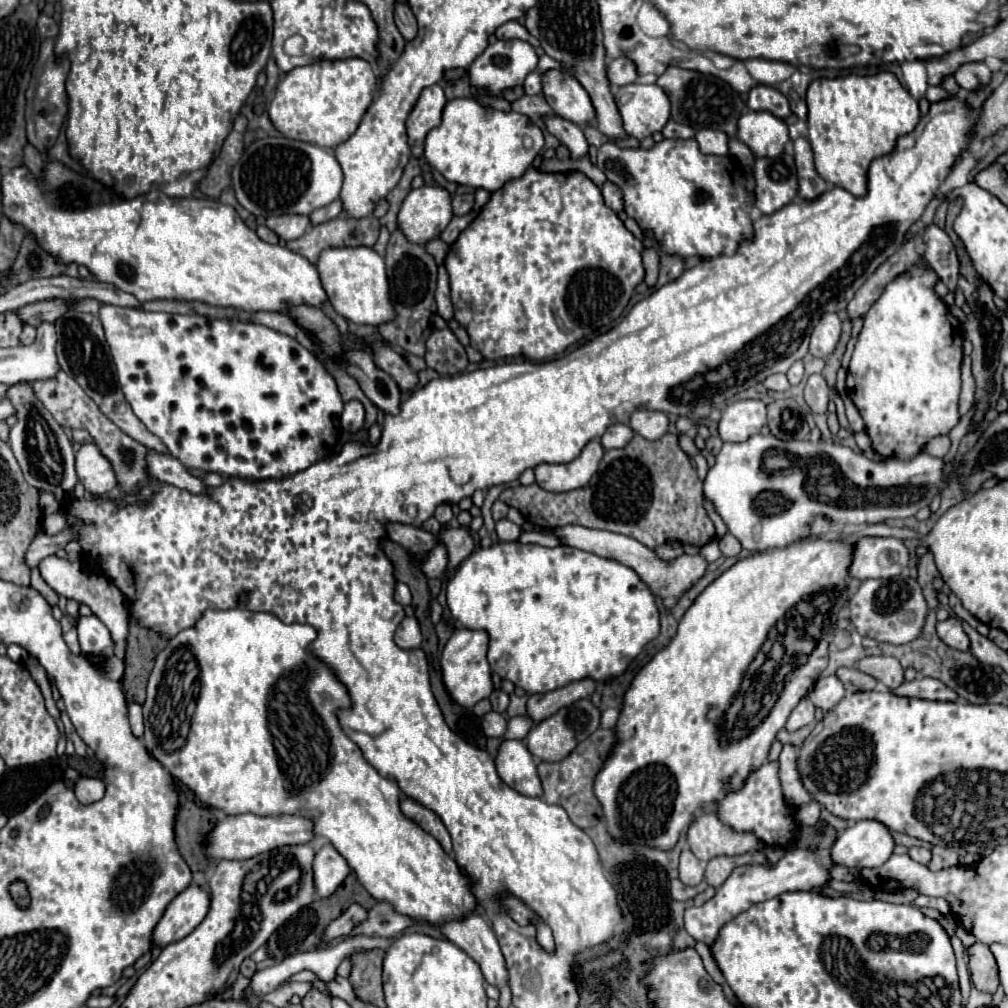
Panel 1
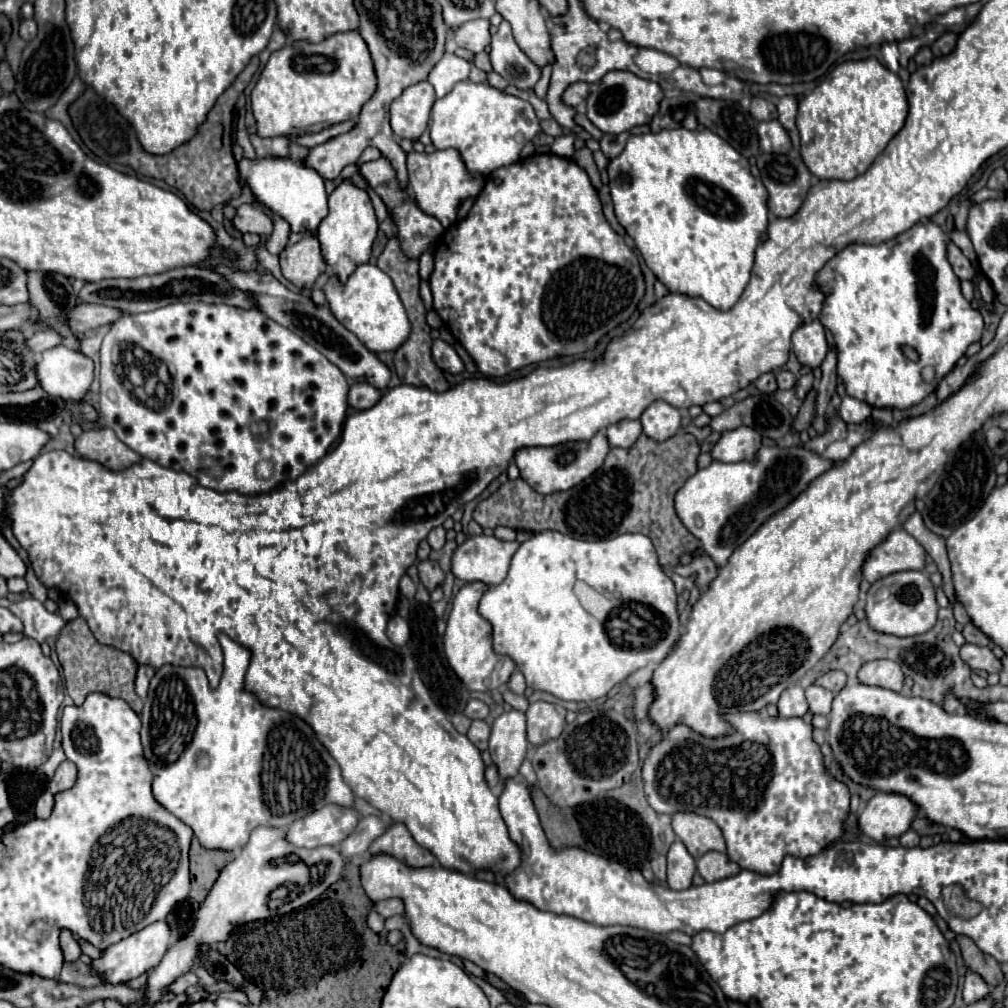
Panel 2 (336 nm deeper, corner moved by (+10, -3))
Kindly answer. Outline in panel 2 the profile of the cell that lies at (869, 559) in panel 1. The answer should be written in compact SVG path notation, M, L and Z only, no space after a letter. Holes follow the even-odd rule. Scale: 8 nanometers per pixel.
M895 529L887 535L887 539L877 545L863 567L863 577L869 583L875 583L891 573L907 571L907 569L923 569L927 551L919 545L905 529Z

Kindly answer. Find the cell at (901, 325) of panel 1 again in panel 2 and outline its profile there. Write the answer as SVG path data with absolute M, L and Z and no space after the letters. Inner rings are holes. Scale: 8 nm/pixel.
M923 219L919 221L915 227L911 227L907 233L901 233L897 239L893 241L887 241L887 243L879 243L879 245L863 245L863 243L853 243L849 247L845 247L843 251L839 251L815 277L815 285L821 293L825 293L825 299L823 299L823 307L821 307L821 315L819 315L819 321L823 323L825 329L829 329L829 333L833 335L833 341L835 341L835 351L837 351L837 375L843 379L845 383L845 389L851 397L859 399L859 401L865 401L873 407L897 407L897 409L907 409L911 405L917 405L919 401L923 401L931 391L935 391L937 383L955 367L957 359L965 355L967 347L975 341L981 339L981 333L983 333L983 317L977 309L971 307L971 303L961 295L961 287L959 287L959 277L953 273L951 269L951 263L947 261L947 243L949 243L949 235L947 231L943 231L937 223L929 221L929 219ZM903 345L909 345L909 349L913 349L917 353L917 359L909 359L905 353L903 353ZM923 367L933 367L935 369L935 379L933 383L925 383L923 377L921 377L921 371Z

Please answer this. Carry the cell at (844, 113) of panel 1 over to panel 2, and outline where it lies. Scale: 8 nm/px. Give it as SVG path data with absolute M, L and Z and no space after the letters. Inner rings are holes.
M875 57L861 61L845 61L837 65L801 103L797 113L797 129L801 137L801 157L819 179L855 179L865 173L873 159L899 133L907 117L907 95L901 79L881 65Z

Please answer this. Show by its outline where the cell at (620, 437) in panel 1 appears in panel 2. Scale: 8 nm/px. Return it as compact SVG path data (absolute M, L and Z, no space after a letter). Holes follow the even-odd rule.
M623 419L611 427L607 427L607 439L611 447L629 449L637 437L641 435L641 421L639 419Z

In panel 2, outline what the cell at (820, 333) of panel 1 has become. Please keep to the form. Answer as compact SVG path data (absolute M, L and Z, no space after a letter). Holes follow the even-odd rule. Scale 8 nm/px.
M819 319L801 325L793 333L793 353L797 355L801 365L807 365L811 369L821 365L827 355L827 339Z

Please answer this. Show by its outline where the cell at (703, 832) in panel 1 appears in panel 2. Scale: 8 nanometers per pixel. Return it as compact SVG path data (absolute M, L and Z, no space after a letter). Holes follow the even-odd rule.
M675 813L673 831L695 859L707 851L725 851L723 833L709 817L701 817L697 813Z

